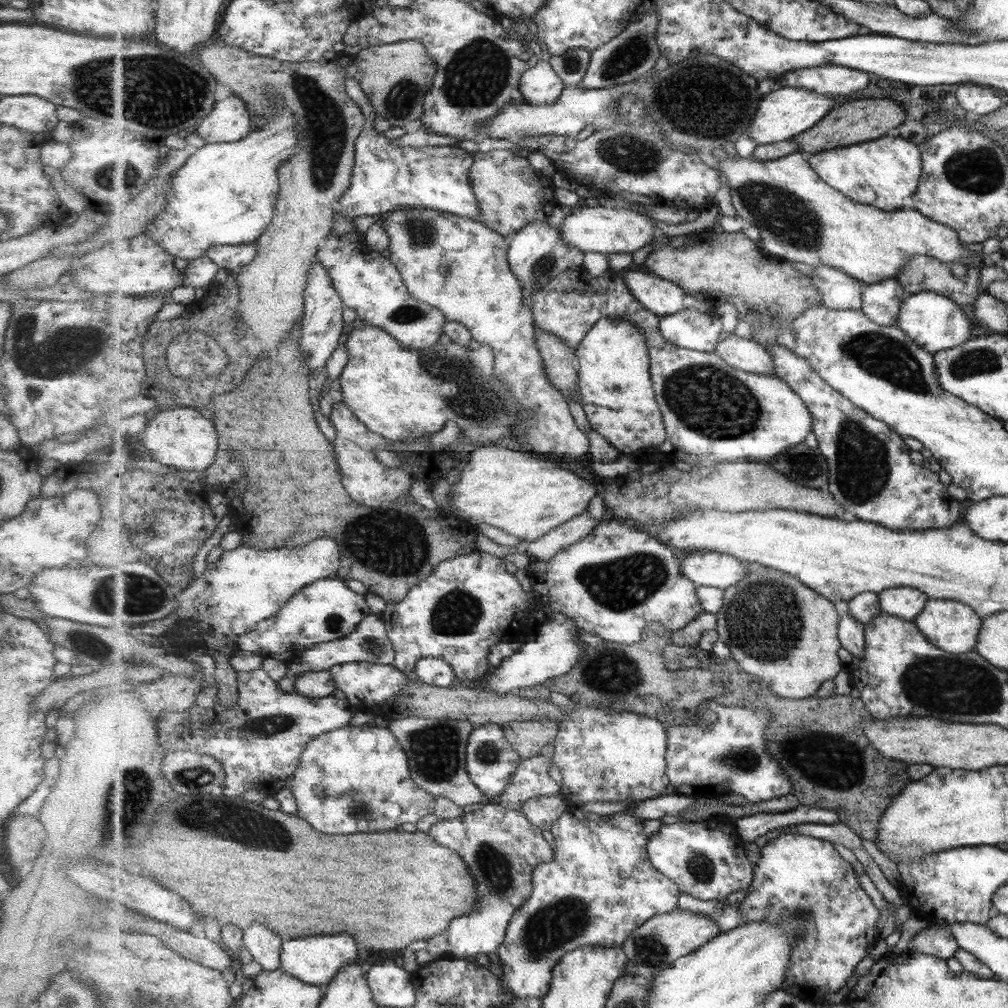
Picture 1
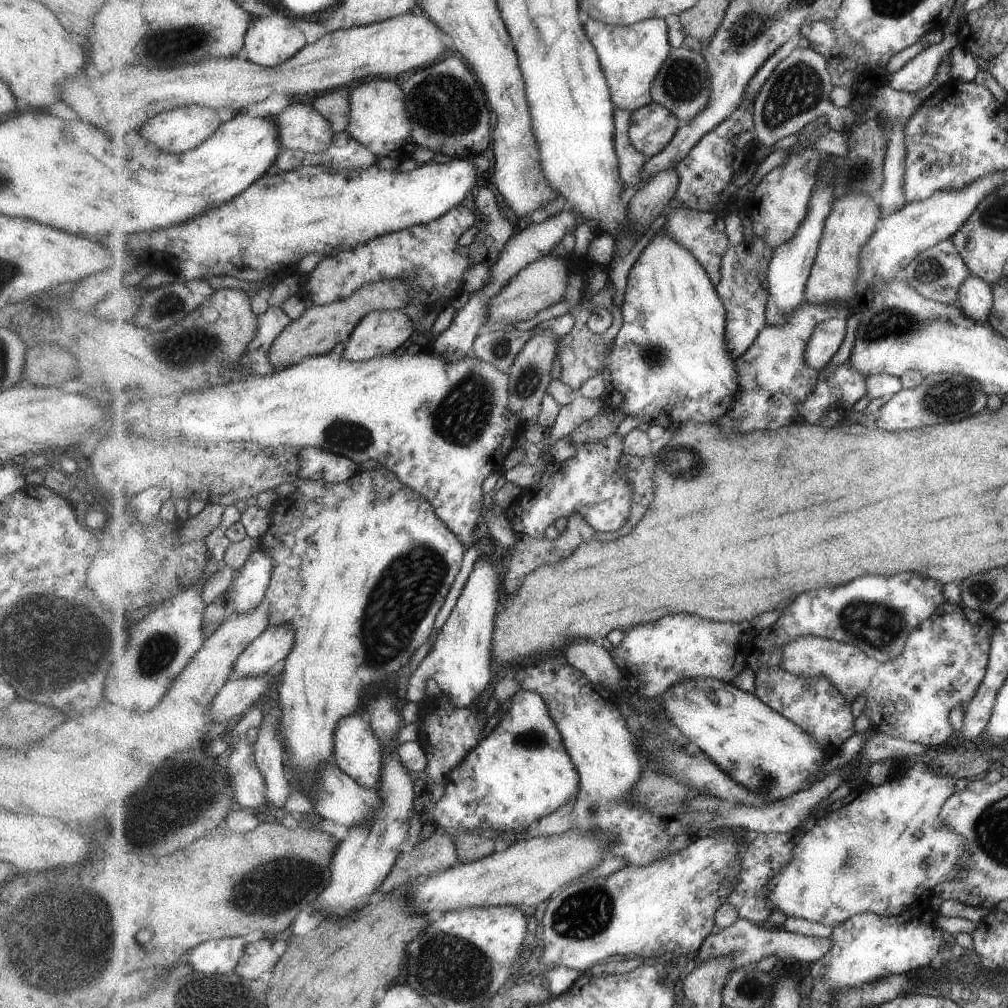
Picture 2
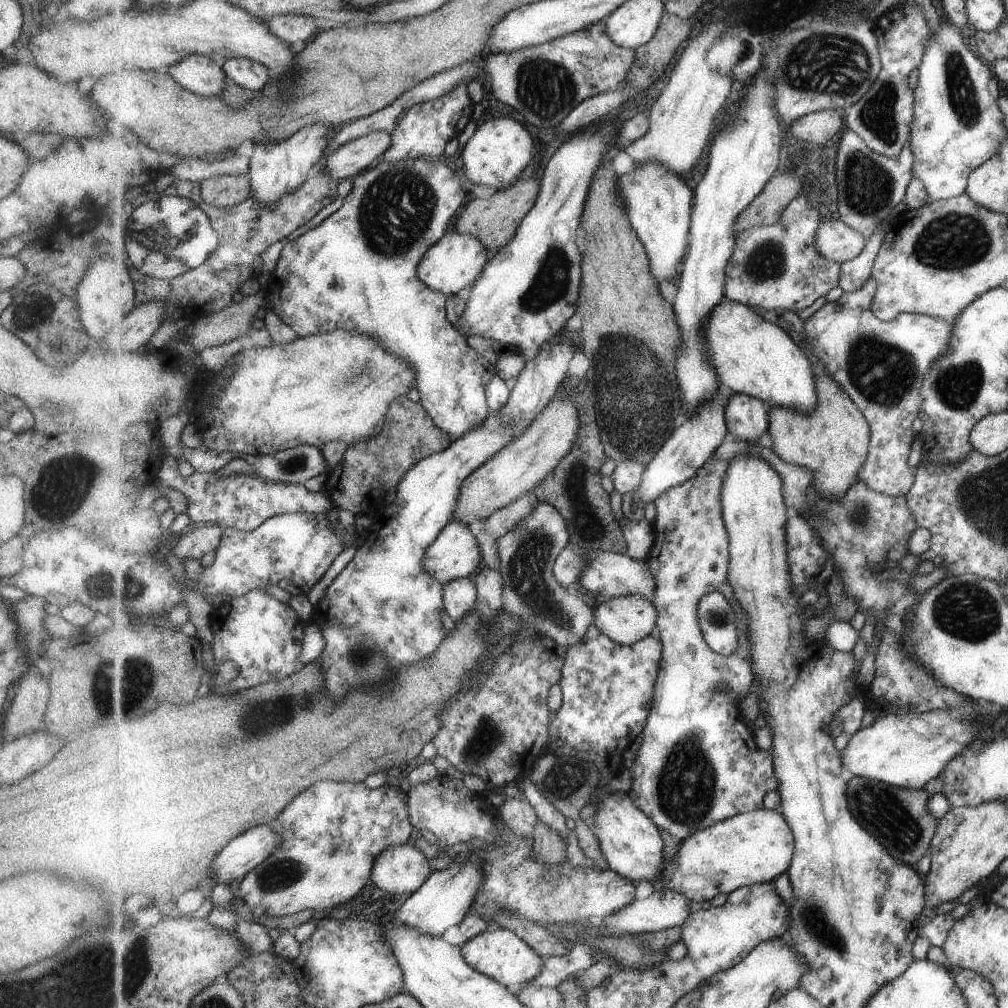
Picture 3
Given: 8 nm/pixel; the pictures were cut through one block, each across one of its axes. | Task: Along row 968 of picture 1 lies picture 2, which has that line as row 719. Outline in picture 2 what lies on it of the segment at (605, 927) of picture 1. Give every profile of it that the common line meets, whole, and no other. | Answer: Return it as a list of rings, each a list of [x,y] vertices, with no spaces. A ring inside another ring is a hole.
[[[521,689],[512,698],[501,722],[450,772],[445,783],[443,798],[434,803],[433,820],[437,822],[437,828],[444,833],[471,830],[495,835],[511,830],[523,832],[535,820],[539,822],[569,799],[576,798],[581,788],[581,776],[554,723],[546,700],[539,693]]]

